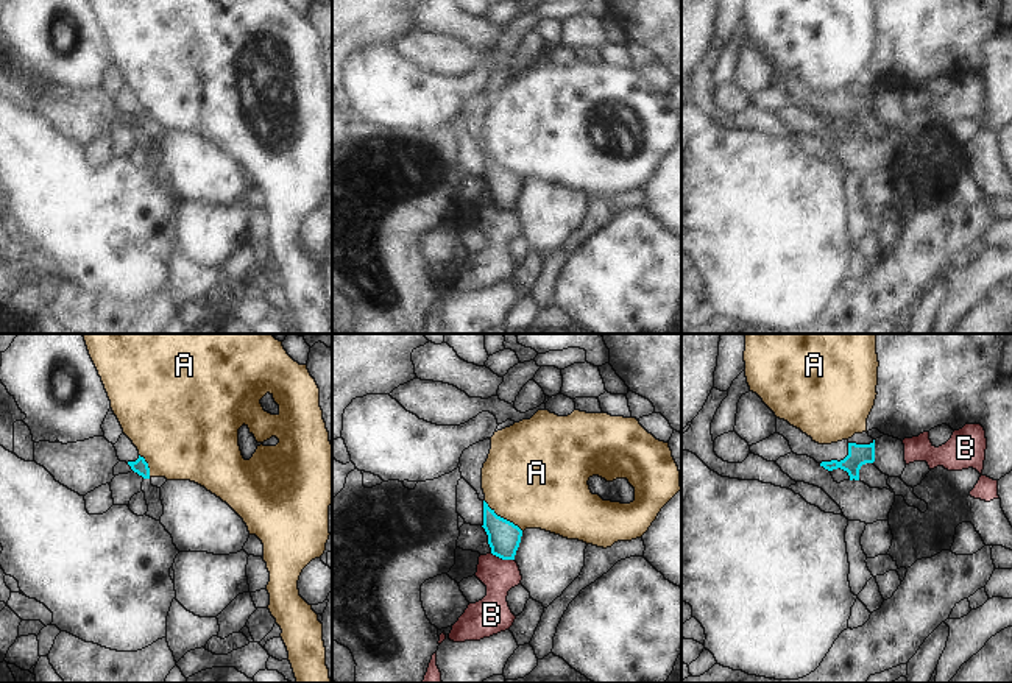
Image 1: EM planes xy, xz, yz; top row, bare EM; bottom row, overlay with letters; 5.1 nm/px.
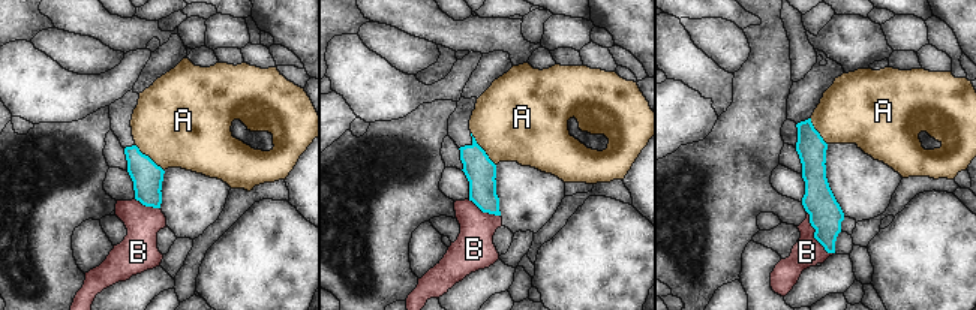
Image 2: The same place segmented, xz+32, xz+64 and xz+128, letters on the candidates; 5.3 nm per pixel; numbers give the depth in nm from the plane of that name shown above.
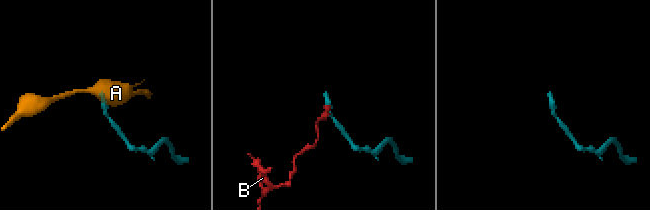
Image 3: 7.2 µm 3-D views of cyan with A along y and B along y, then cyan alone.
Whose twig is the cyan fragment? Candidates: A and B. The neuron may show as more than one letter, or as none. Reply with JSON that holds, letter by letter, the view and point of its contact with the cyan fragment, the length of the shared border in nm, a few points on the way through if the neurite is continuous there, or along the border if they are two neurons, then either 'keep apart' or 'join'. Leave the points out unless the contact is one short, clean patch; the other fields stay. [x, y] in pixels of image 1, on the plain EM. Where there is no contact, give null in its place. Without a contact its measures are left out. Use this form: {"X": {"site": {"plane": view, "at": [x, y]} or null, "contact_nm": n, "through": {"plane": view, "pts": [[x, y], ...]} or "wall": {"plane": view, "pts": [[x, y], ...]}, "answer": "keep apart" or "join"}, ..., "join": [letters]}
{"A": {"site": {"plane": "xz", "at": [502, 169]}, "contact_nm": 260, "answer": "keep apart"}, "B": {"site": {"plane": "xz", "at": [502, 209]}, "contact_nm": 130, "wall": {"plane": "xz", "pts": [[491, 203], [513, 211]]}, "answer": "keep apart"}, "join": []}

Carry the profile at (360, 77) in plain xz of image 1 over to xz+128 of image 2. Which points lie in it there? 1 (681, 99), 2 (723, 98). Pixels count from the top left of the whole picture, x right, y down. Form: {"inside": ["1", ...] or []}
{"inside": ["2"]}

